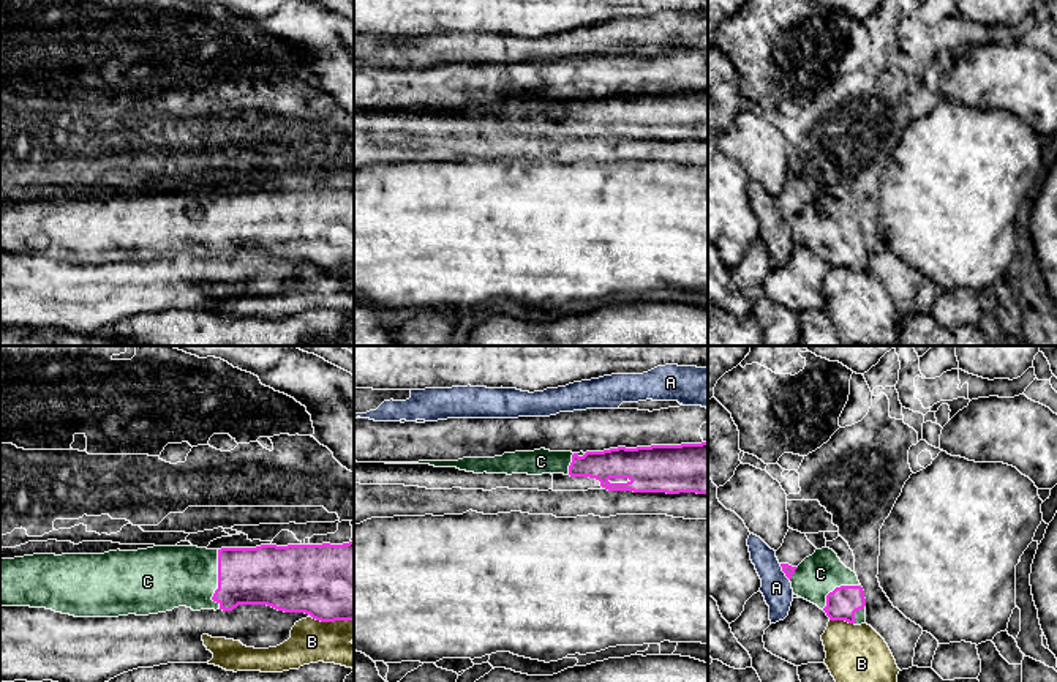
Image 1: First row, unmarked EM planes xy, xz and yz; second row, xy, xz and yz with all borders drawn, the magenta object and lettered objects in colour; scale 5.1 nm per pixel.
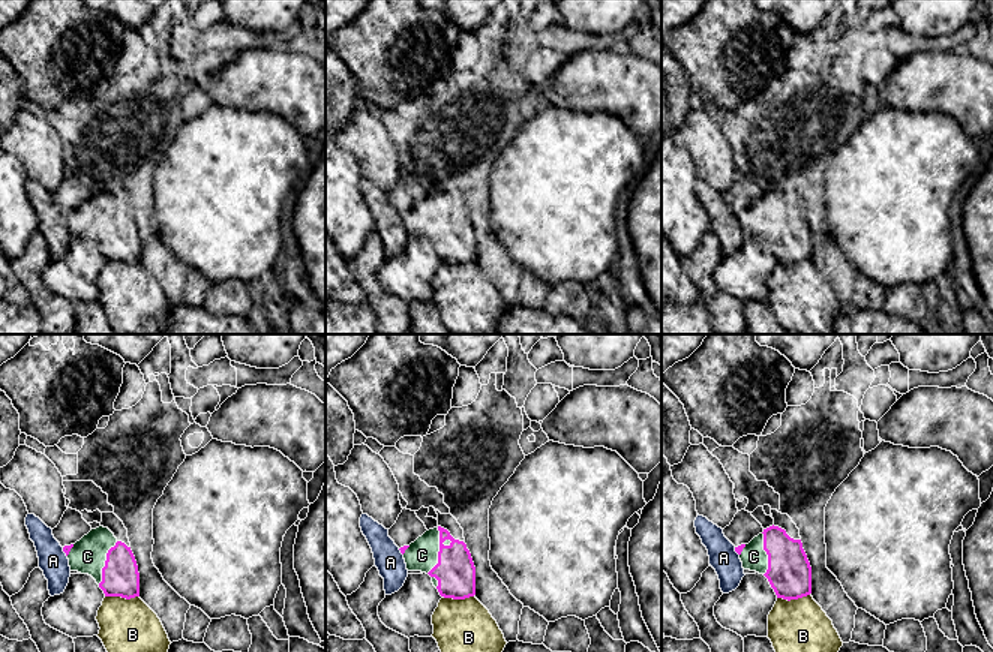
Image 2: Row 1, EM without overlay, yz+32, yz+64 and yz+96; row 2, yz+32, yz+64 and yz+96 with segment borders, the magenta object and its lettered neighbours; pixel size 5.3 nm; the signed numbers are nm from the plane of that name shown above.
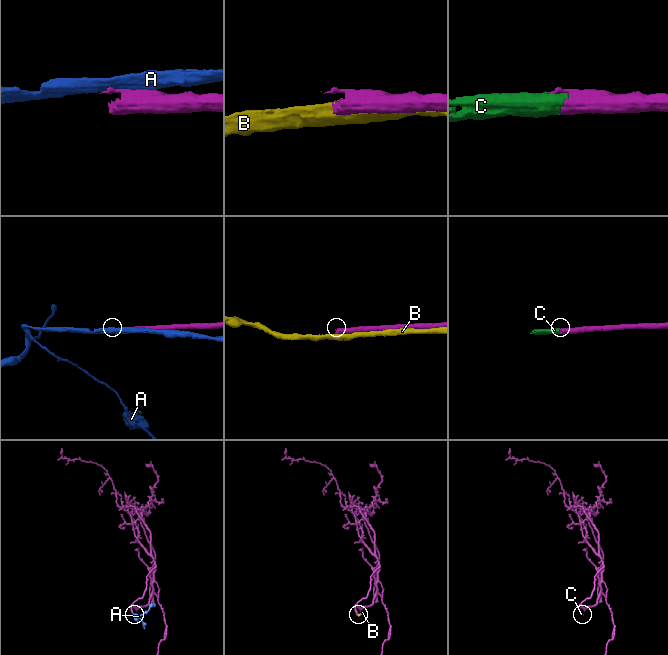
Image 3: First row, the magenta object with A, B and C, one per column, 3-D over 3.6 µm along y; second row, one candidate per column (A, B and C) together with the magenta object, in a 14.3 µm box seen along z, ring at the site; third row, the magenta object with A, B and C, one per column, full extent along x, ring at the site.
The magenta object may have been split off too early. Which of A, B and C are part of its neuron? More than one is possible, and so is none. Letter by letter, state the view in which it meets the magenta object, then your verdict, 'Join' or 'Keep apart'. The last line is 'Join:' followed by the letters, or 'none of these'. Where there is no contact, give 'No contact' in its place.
A: Touches magenta in yz. Keep apart
B: Touches magenta in yz. Keep apart
C: Touches magenta in xy. Join
Join: C

